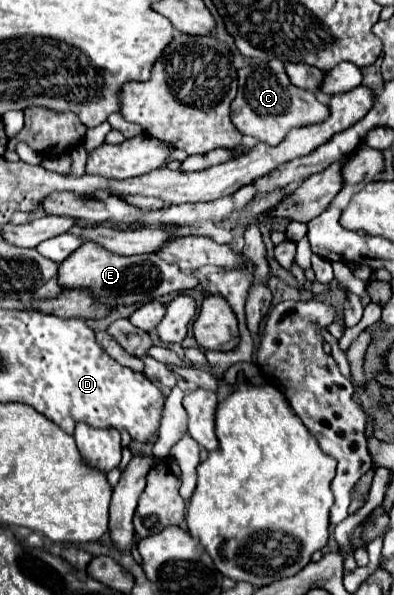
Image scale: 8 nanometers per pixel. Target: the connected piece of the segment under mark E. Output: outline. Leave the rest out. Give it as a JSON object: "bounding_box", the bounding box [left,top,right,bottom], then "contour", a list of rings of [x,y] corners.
{"bounding_box":[57,241,199,307],"contour":[[[87,241],[85,245],[81,245],[75,253],[71,253],[61,263],[57,281],[59,281],[61,287],[69,287],[69,289],[81,287],[81,289],[87,289],[101,303],[107,303],[111,307],[143,303],[143,301],[151,301],[151,299],[169,295],[169,283],[173,283],[173,289],[177,289],[177,291],[195,289],[199,285],[199,279],[195,275],[181,273],[179,267],[159,259],[157,255],[123,257],[123,255],[115,255],[115,253],[107,251],[105,247],[99,247],[93,241]]]}

